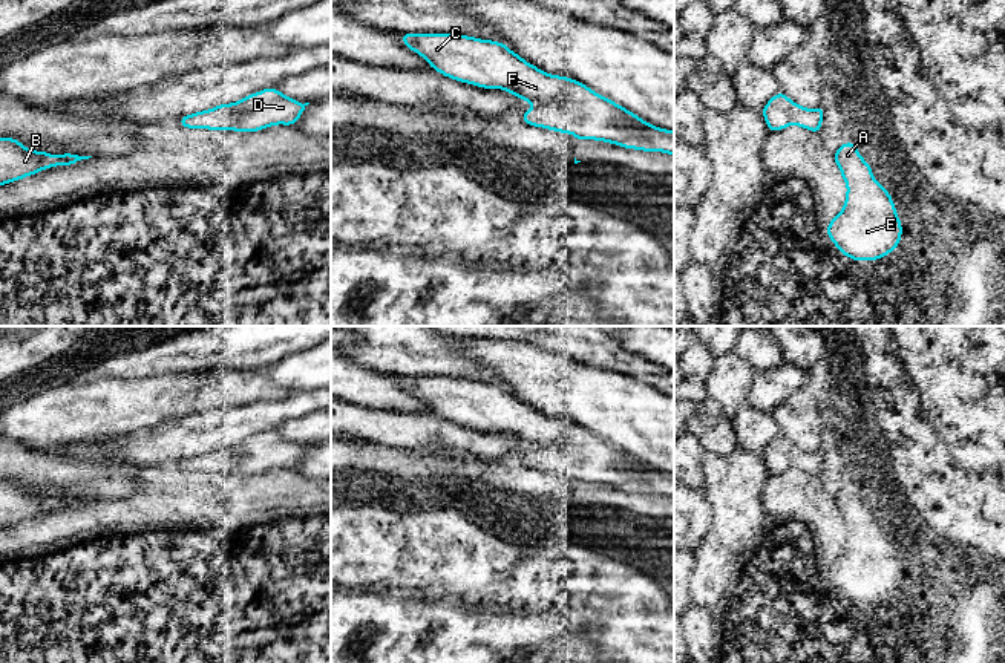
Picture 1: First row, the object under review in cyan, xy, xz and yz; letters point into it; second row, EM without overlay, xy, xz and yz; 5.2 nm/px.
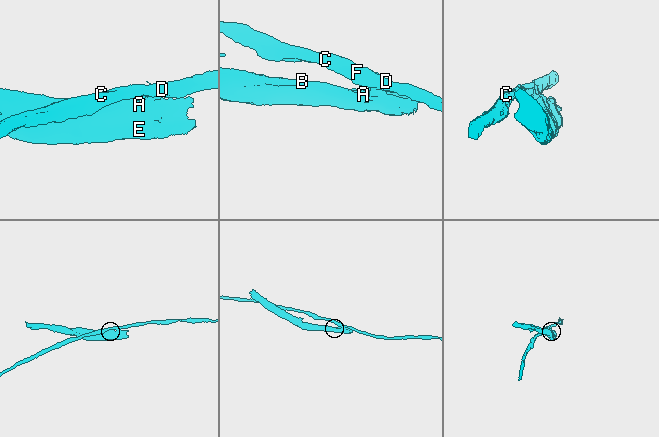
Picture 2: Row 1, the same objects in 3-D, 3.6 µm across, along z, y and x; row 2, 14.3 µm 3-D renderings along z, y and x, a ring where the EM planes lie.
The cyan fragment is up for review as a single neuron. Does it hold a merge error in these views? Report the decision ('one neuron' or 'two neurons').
two neurons

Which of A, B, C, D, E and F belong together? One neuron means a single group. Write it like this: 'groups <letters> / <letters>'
groups A B E / C D F

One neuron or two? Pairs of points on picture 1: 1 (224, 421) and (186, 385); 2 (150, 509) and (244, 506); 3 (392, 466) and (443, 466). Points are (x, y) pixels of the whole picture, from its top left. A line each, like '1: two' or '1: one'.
1: two
2: one
3: one

